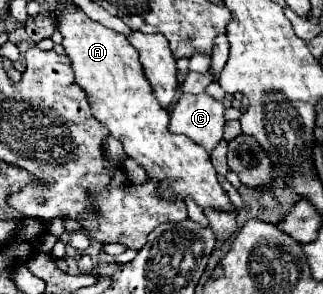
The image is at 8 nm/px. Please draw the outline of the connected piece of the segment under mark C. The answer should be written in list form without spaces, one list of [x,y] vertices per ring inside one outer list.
[[[206,93],[182,95],[170,115],[168,131],[186,135],[196,145],[212,151],[222,139],[224,105]]]

